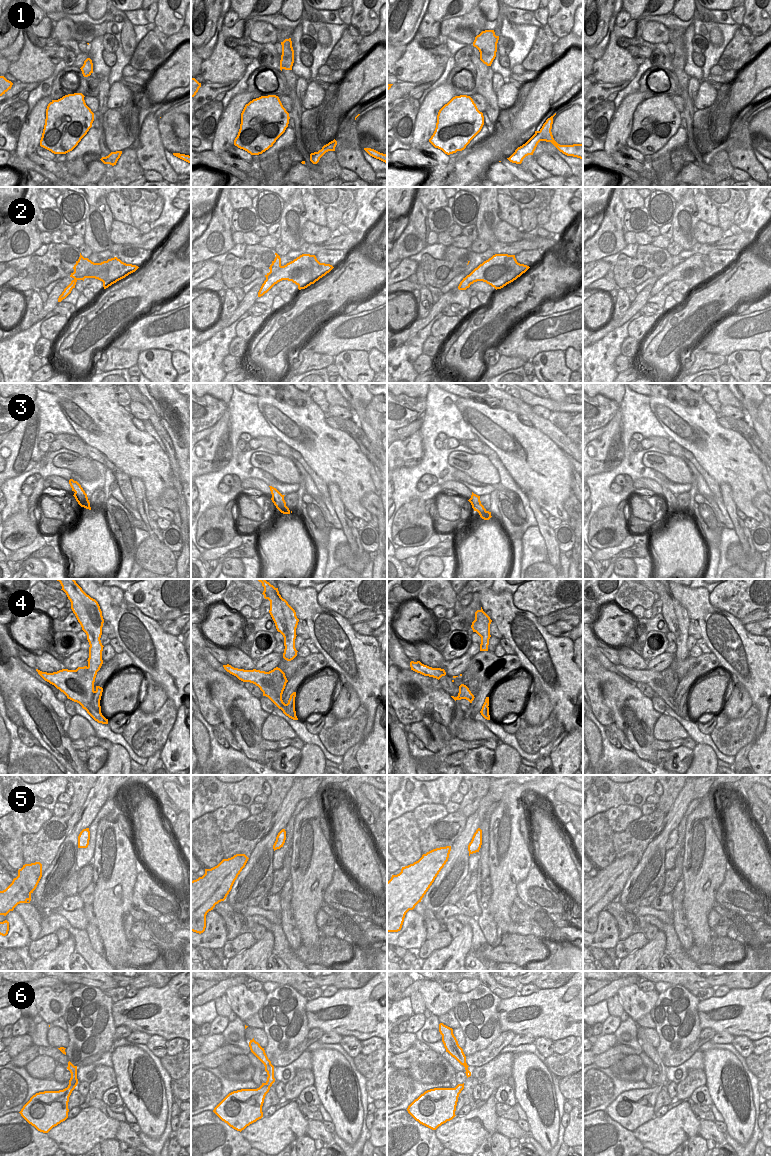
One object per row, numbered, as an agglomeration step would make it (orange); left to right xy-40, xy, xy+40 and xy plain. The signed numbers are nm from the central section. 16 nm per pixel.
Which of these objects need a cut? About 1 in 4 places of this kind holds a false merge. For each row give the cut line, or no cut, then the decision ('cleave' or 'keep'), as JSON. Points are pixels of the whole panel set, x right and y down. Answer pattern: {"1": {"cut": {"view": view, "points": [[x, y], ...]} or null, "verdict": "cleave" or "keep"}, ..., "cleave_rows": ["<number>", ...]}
{"1": {"cut": null, "verdict": "keep"}, "2": {"cut": {"view": "xy-40", "points": [[106, 262], [109, 280], [125, 271], [130, 273]]}, "verdict": "cleave"}, "3": {"cut": null, "verdict": "keep"}, "4": {"cut": {"view": "xy", "points": [[263, 692], [265, 695]]}, "verdict": "cleave"}, "5": {"cut": null, "verdict": "keep"}, "6": {"cut": null, "verdict": "keep"}, "cleave_rows": ["2", "4"]}

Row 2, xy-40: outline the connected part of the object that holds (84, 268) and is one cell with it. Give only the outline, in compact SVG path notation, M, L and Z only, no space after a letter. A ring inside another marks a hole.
M80 253L80 257L76 261L76 264L73 267L74 272L71 273L70 275L70 277L72 277L73 280L64 289L62 294L59 296L58 302L61 302L71 293L72 289L75 288L76 282L78 280L84 281L85 278L95 278L95 279L102 281L103 287L104 289L106 289L112 284L125 278L126 276L130 274L128 271L125 271L119 277L109 281L108 280L108 267L107 267L108 262L118 262L120 265L124 265L124 262L122 262L117 257L108 259L107 261L103 261L101 263L94 263L88 258L84 258Z

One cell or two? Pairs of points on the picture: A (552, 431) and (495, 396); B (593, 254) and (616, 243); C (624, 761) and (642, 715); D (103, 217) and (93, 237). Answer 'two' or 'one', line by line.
A: one
B: one
C: two
D: one

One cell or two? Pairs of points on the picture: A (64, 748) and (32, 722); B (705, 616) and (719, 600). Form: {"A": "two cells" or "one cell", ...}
{"A": "one cell", "B": "two cells"}

